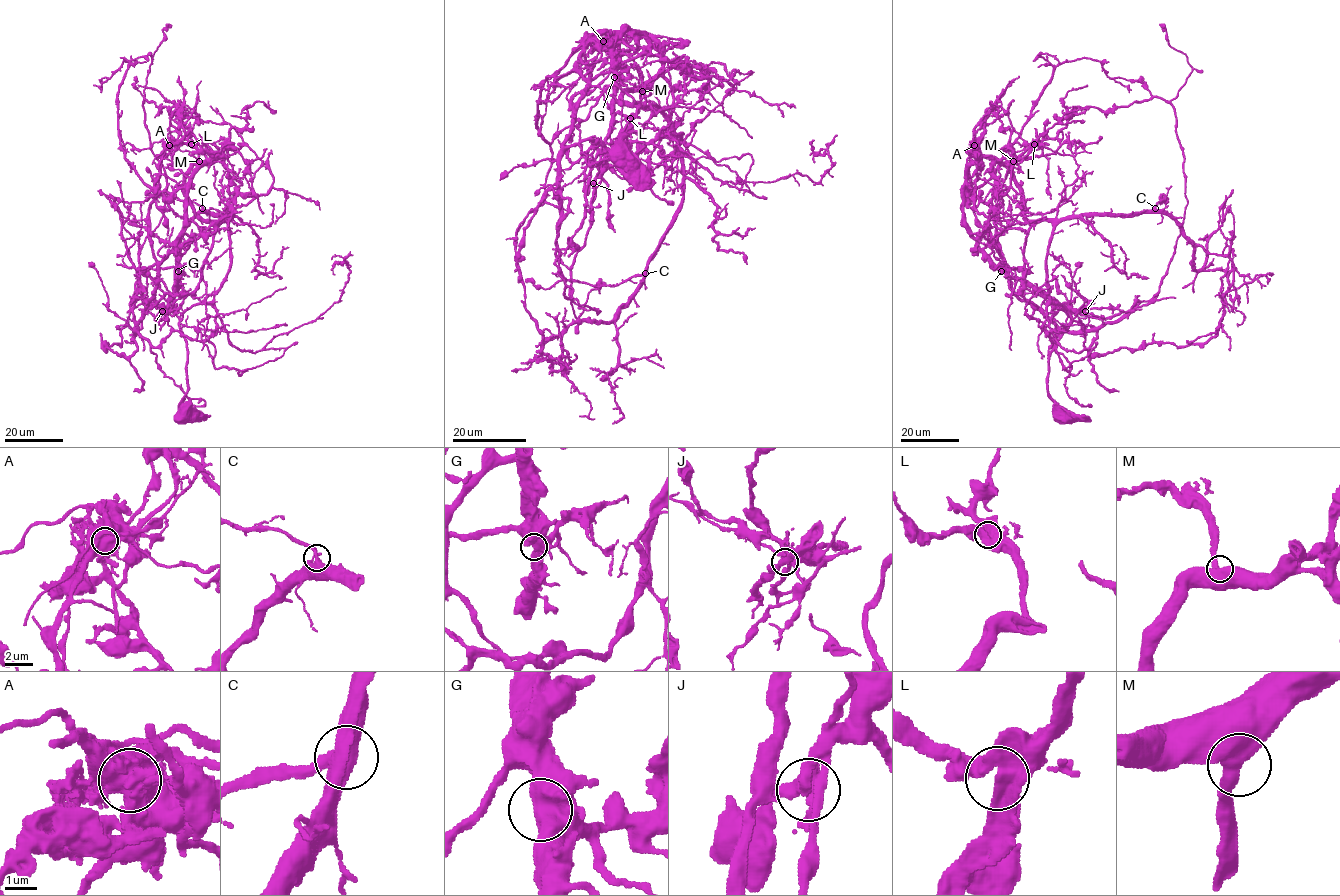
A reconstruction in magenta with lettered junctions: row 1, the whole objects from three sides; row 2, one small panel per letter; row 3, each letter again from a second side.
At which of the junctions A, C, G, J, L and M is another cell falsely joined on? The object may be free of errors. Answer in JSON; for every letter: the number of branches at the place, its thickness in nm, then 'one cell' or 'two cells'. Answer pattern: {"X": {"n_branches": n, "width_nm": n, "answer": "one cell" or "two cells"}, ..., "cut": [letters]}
{"A": {"n_branches": 1, "width_nm": 1200, "answer": "two cells"}, "C": {"n_branches": 2, "width_nm": 550, "answer": "one cell"}, "G": {"n_branches": 1, "width_nm": 800, "answer": "one cell"}, "J": {"n_branches": 2, "width_nm": 320, "answer": "one cell"}, "L": {"n_branches": 3, "width_nm": 500, "answer": "one cell"}, "M": {"n_branches": 2, "width_nm": 500, "answer": "one cell"}, "cut": ["A"]}

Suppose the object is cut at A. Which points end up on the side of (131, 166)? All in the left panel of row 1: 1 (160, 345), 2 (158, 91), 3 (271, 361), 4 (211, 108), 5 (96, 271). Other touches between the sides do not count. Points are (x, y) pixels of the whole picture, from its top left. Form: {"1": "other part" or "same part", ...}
{"1": "same part", "2": "other part", "3": "same part", "4": "same part", "5": "same part"}

